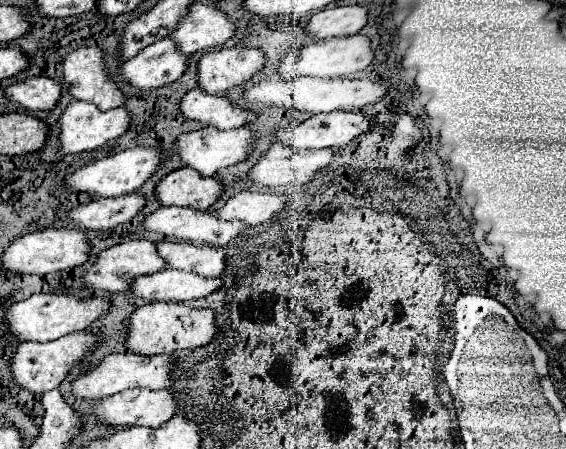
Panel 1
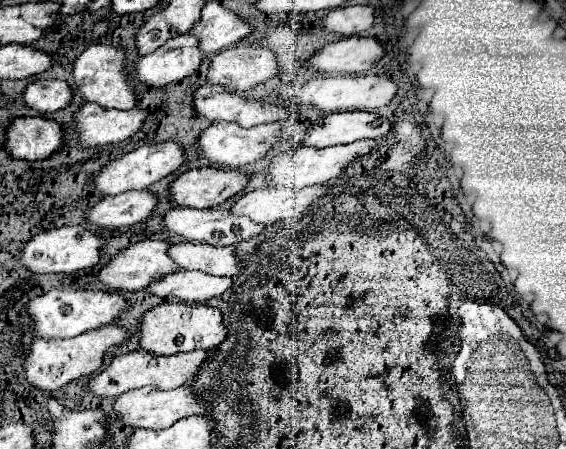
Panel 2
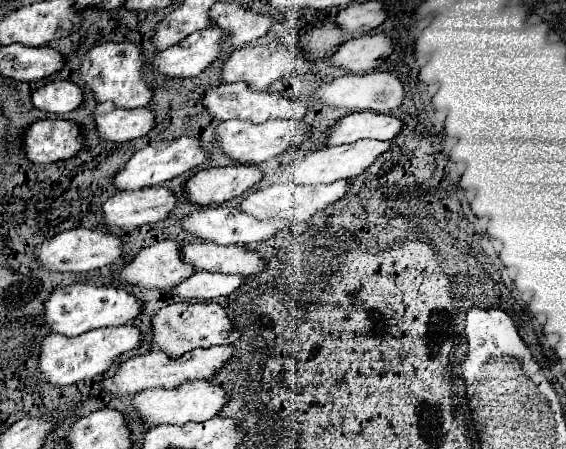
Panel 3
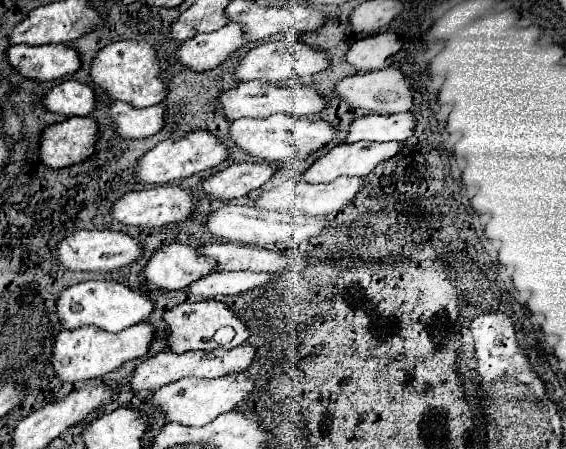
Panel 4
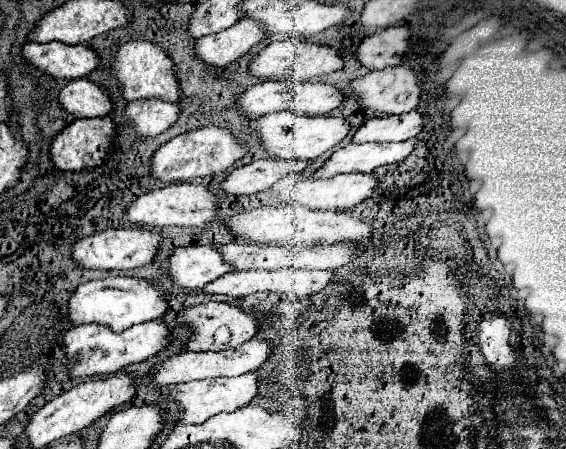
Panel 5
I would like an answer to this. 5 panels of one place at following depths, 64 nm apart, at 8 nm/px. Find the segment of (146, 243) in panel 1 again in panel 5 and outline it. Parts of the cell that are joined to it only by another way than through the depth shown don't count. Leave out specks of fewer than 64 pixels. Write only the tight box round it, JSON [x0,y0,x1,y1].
[168,244,236,290]

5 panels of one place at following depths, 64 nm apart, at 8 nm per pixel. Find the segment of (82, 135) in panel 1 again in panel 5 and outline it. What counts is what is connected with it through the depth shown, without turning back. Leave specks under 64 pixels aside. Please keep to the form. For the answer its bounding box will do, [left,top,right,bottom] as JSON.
[126,100,180,136]

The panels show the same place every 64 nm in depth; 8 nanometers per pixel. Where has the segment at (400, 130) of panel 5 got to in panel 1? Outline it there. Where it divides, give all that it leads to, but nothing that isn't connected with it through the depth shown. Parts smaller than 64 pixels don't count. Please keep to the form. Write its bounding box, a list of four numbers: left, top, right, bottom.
[276,112,372,148]

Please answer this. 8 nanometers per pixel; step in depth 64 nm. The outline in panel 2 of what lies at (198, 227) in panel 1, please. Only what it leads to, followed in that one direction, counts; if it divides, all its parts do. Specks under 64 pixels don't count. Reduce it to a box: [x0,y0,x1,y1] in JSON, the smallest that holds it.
[164,208,266,246]

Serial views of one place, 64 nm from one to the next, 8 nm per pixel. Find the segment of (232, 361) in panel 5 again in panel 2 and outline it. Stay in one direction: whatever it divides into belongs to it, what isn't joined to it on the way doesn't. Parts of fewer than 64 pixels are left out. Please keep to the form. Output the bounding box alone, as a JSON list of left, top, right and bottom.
[90,350,216,398]

